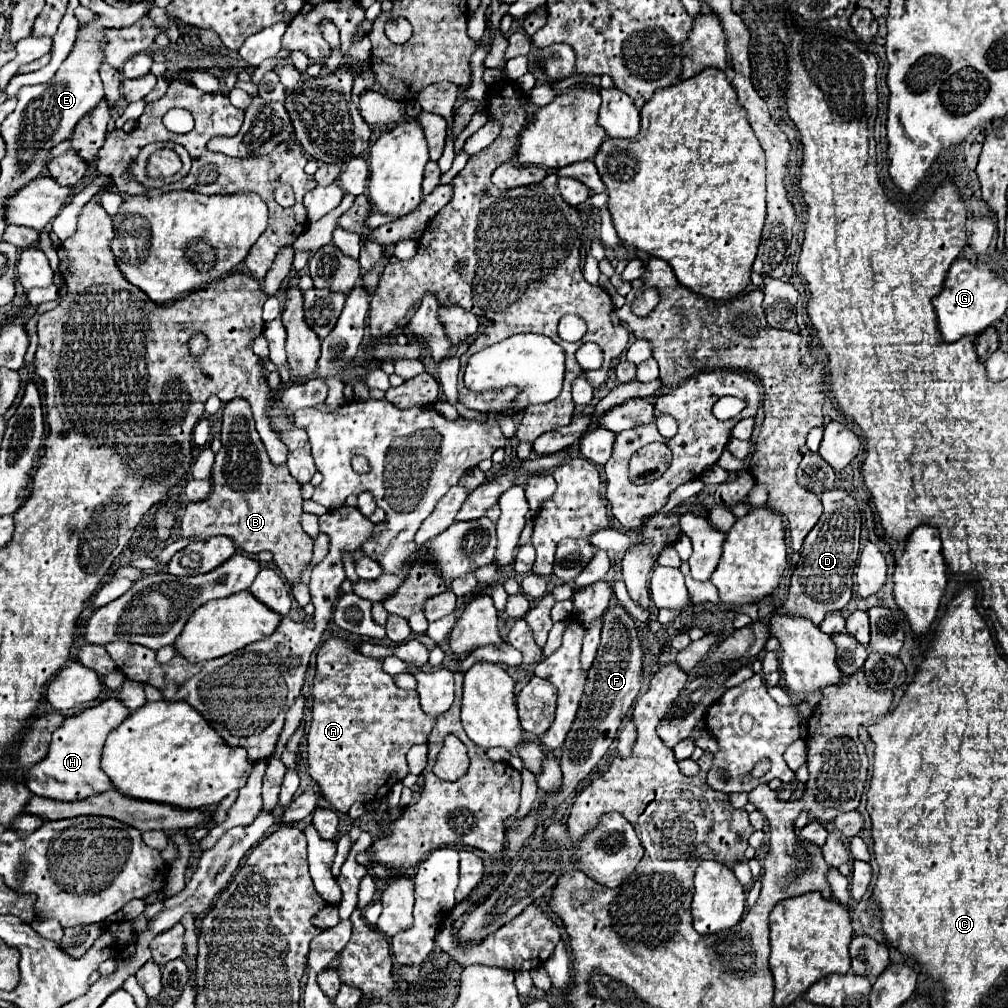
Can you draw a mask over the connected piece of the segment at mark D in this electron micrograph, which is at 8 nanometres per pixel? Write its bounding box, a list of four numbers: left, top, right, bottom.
[775,489,861,625]

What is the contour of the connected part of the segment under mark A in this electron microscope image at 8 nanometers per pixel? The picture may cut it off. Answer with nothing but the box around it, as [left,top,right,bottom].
[307,637,435,813]

